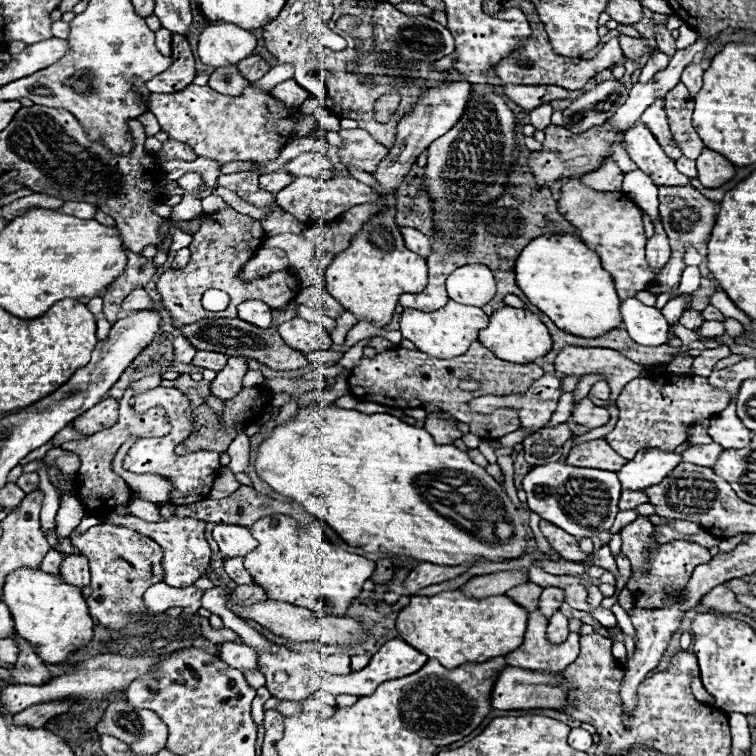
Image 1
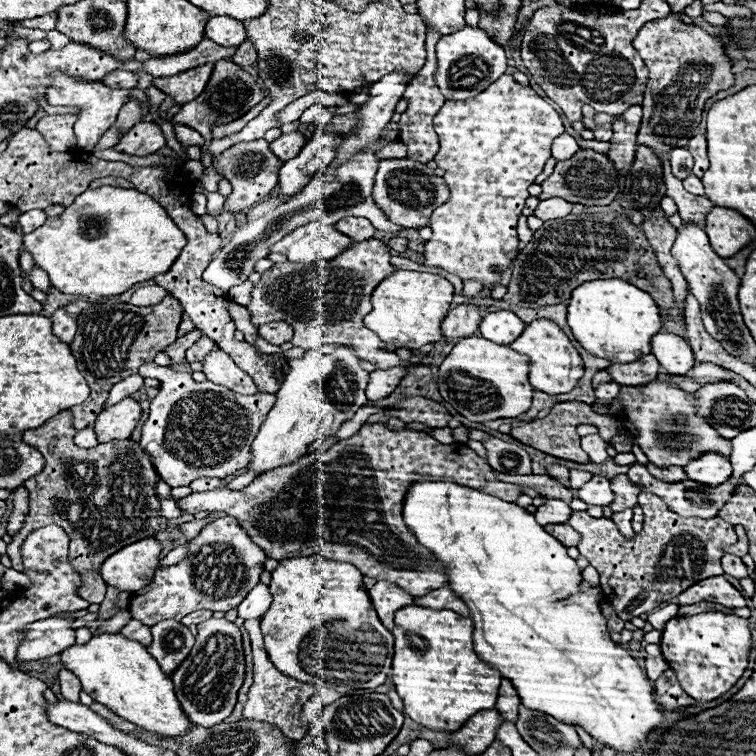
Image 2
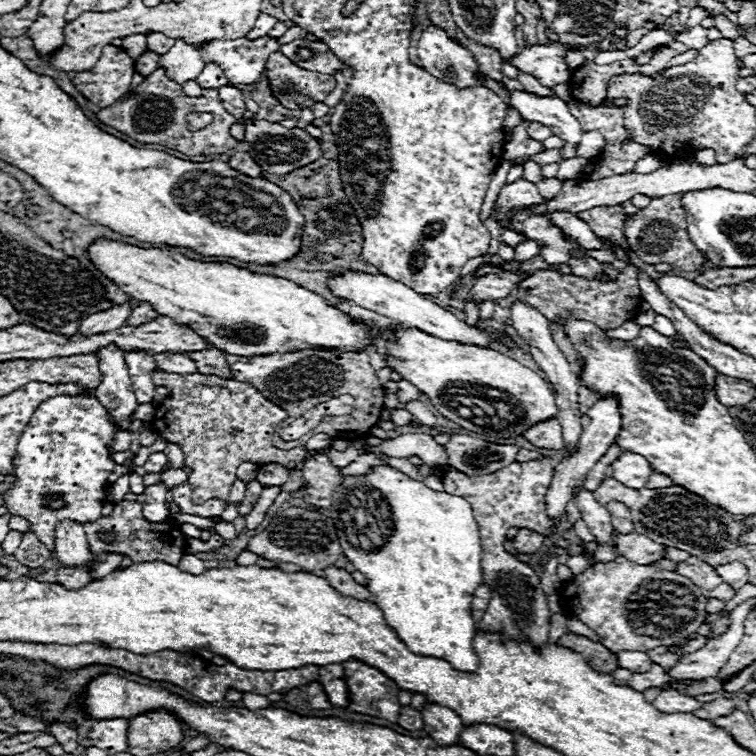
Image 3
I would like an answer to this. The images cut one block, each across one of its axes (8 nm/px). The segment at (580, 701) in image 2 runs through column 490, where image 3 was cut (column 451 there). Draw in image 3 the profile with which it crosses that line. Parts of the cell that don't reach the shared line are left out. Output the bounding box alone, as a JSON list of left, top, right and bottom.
[334,466,482,672]

